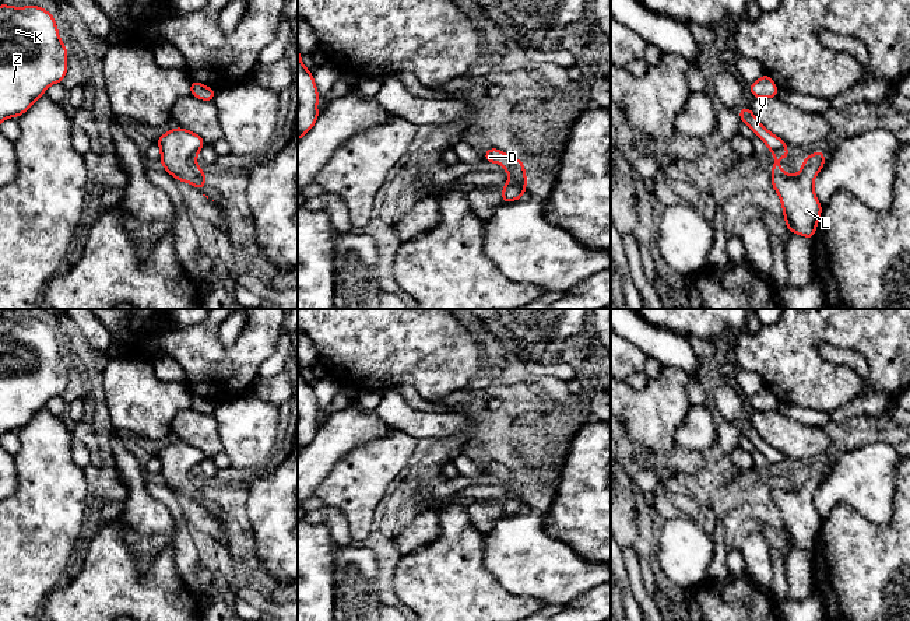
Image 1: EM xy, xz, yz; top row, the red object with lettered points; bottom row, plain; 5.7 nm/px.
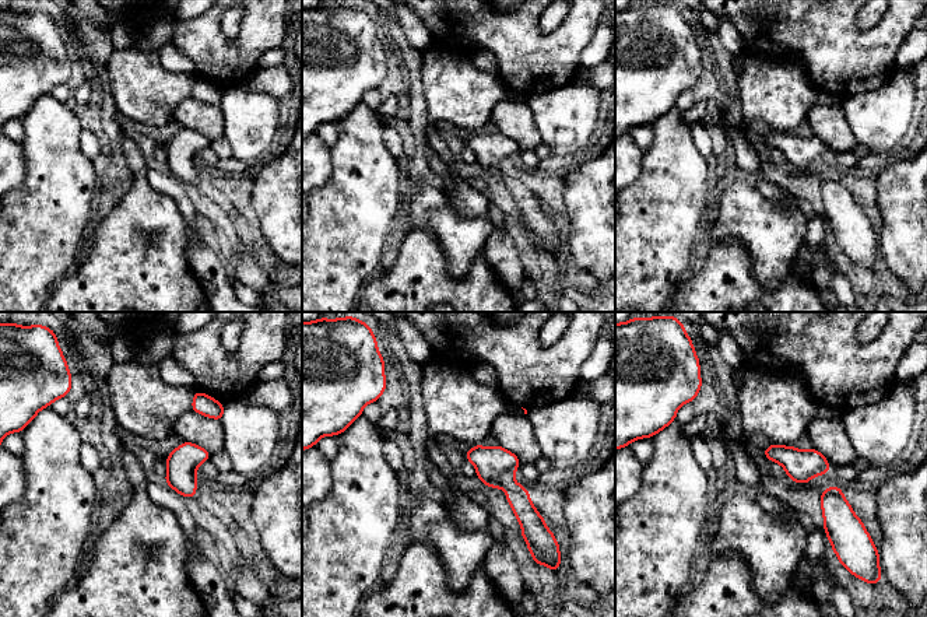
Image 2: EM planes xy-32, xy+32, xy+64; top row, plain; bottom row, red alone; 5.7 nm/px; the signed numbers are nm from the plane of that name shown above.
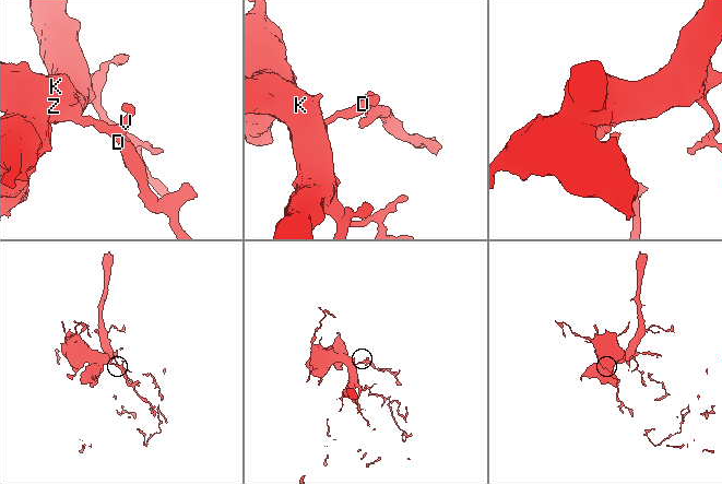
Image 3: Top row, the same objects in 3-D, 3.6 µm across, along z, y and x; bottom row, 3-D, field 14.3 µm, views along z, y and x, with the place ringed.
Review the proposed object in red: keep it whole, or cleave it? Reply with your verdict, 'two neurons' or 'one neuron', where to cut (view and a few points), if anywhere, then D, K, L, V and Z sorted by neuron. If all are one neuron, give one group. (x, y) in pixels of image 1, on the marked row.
one neuron; cut none; groups D K L V Z

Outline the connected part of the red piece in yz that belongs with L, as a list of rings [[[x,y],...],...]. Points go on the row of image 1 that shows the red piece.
[[[742,108],[738,113],[741,122],[753,130],[776,159],[772,164],[772,186],[780,197],[787,229],[814,239],[822,214],[822,206],[814,192],[814,180],[825,165],[825,152],[818,151],[804,157],[801,171],[797,175],[787,175],[777,162],[790,155],[786,143],[770,133],[751,109]]]

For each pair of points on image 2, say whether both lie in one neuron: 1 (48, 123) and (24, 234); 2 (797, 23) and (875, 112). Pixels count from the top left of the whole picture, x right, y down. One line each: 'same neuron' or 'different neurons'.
1: same neuron
2: different neurons

